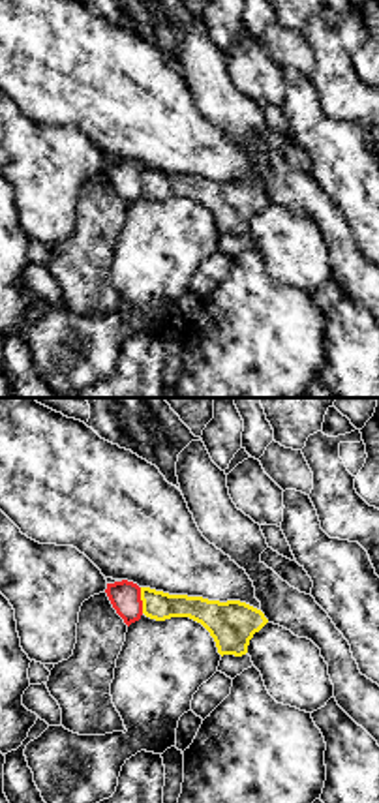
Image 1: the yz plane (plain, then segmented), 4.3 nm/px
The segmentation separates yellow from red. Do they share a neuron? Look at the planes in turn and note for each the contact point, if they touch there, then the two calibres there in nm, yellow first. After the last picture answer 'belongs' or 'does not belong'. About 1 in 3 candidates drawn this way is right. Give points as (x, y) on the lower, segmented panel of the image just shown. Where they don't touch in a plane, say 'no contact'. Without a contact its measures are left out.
meets yellow at (141, 599); 130 nm thick on the yellow side, 130 nm on the other

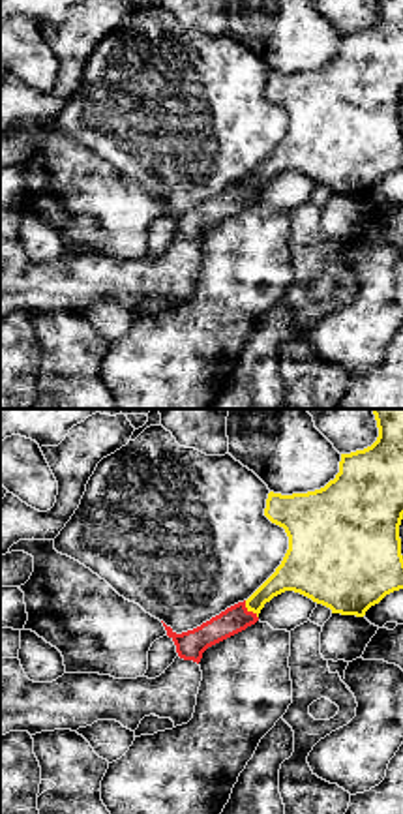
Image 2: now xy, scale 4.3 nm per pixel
meets yellow at (250, 610); 150 nm thick on the yellow side, 120 nm on the other

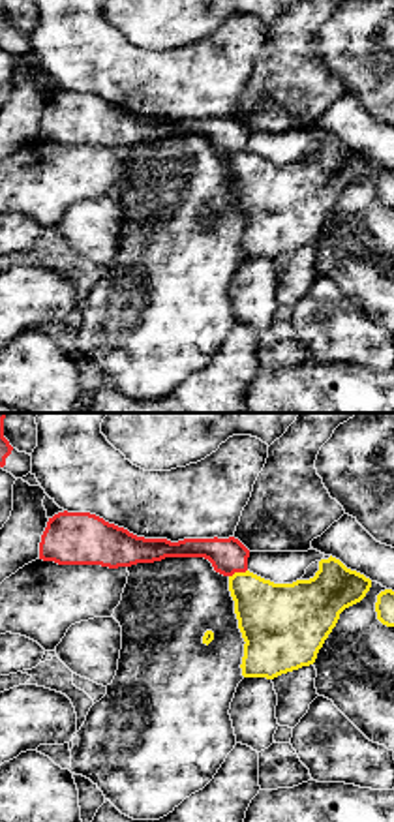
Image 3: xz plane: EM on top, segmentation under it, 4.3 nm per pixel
meets yellow at (237, 573); 300 nm thick on the yellow side, 160 nm on the other

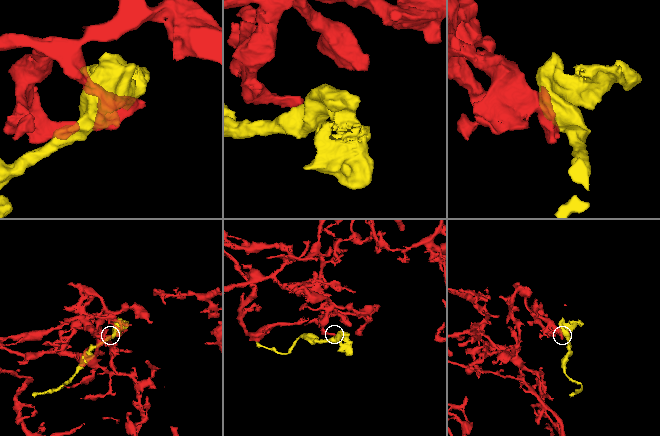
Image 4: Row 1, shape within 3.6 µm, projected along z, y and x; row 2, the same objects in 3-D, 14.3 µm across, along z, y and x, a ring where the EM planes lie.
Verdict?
does not belong

